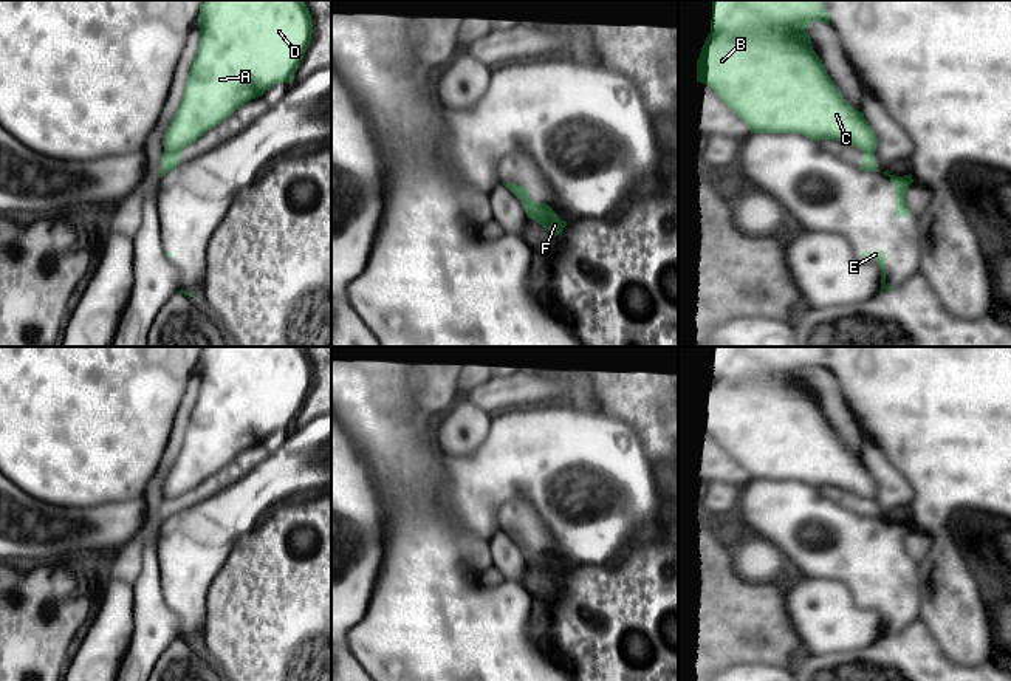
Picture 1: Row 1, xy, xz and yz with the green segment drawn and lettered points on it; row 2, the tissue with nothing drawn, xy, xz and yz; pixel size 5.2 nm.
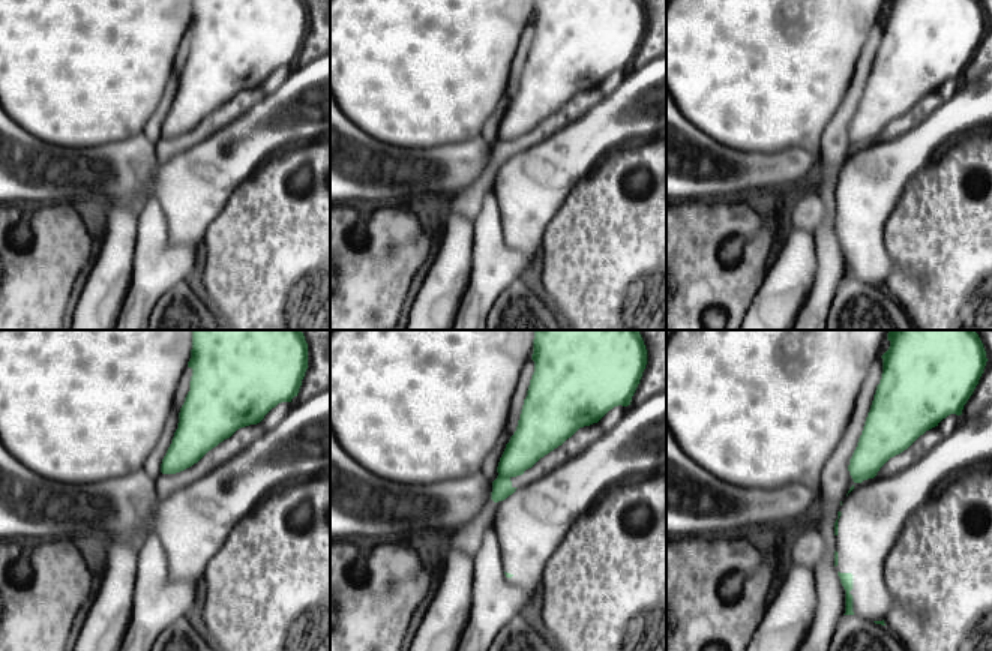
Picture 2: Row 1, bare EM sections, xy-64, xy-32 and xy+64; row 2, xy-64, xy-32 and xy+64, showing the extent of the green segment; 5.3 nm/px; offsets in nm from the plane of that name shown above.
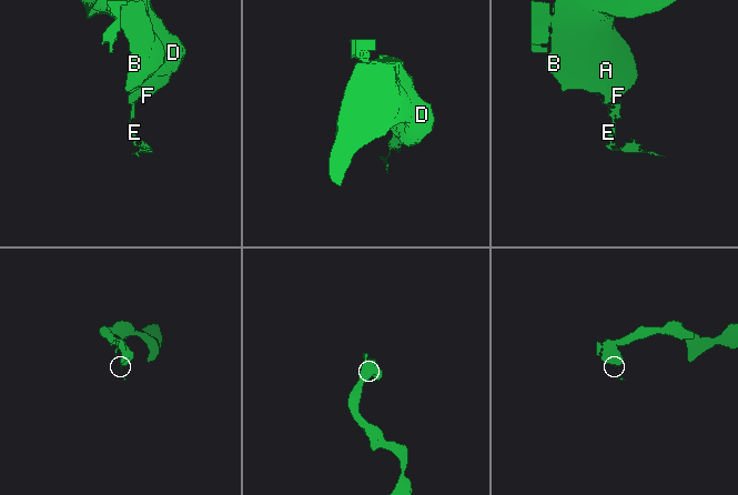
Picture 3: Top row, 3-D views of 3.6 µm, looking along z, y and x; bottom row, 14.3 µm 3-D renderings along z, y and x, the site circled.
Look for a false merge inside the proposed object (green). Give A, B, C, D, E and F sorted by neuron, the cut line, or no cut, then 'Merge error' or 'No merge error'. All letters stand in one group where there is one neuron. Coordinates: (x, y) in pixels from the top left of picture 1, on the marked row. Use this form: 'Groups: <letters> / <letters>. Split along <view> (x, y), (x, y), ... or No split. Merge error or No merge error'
Groups: A B C D F / E. Split along xy (164, 149), (177, 157). Merge error

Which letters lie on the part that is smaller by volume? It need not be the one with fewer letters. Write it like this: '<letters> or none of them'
E

